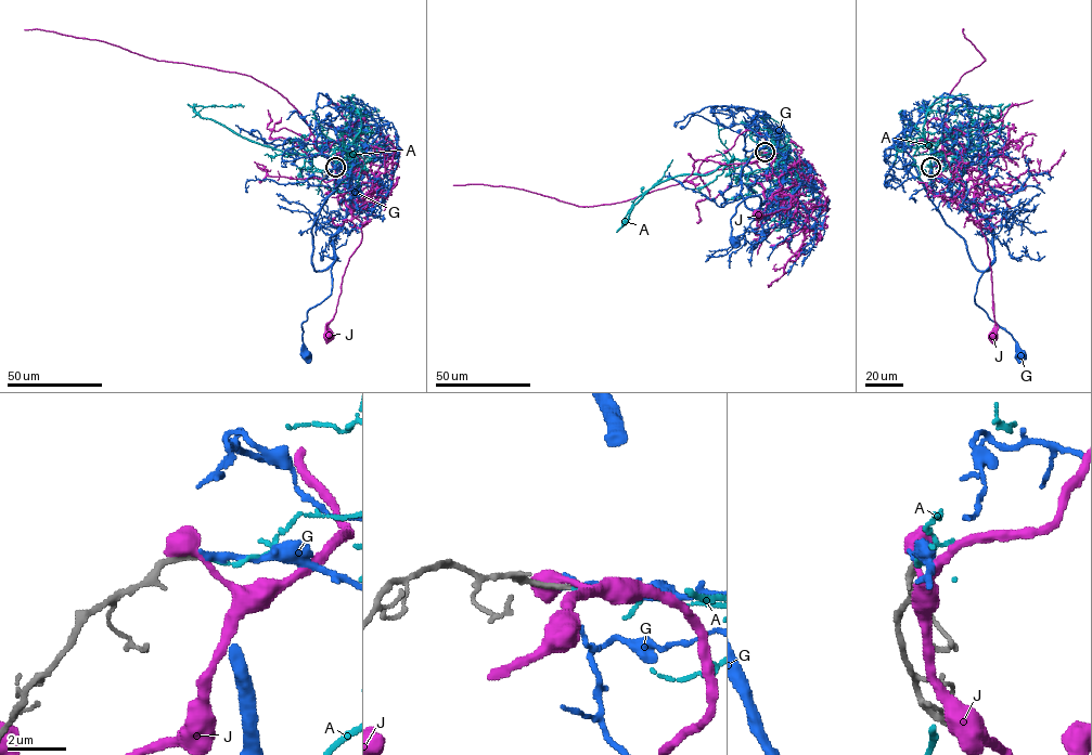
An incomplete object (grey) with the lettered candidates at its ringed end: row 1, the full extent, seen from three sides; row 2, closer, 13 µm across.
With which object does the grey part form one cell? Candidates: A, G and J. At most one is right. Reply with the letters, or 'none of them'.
G

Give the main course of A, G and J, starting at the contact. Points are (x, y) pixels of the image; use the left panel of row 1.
A: (336, 167), (354, 164), (348, 150), (287, 154), (243, 138), (220, 124), (200, 116), (193, 107), (244, 105)
G: (335, 167), (351, 172), (357, 192), (331, 237), (331, 293), (302, 324), (306, 353)
J: (334, 167), (344, 166), (341, 156), (313, 140), (335, 169), (337, 193), (362, 225), (328, 334)

